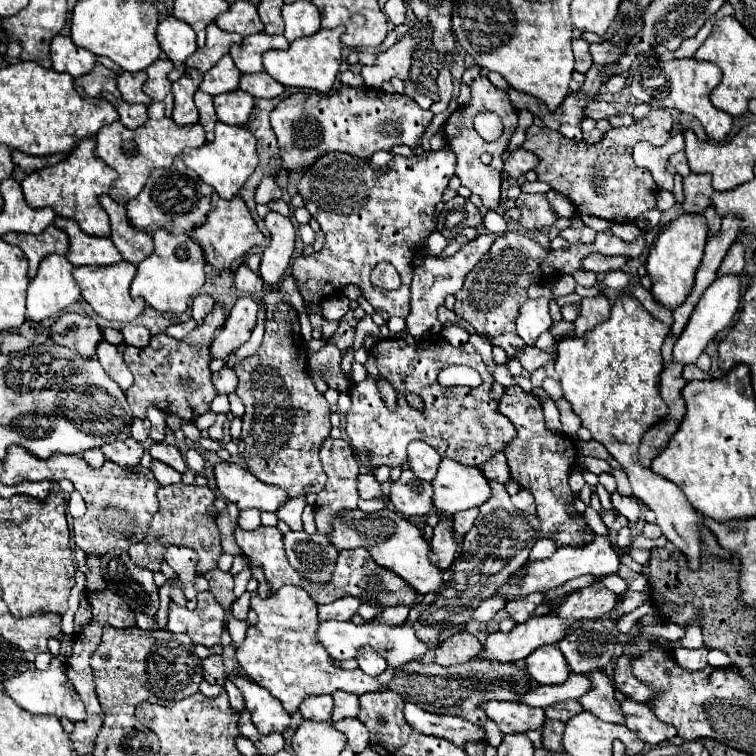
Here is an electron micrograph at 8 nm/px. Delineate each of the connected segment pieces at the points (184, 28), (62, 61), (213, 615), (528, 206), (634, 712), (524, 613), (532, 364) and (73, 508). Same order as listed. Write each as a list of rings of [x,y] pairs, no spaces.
[[[167,17],[157,27],[157,41],[167,57],[173,61],[173,71],[169,73],[171,81],[177,81],[185,73],[185,61],[197,51],[195,31],[181,19]]]
[[[57,35],[51,41],[51,61],[53,61],[55,71],[63,71],[73,77],[79,77],[79,75],[89,73],[95,67],[97,57],[95,57],[95,53],[91,53],[87,49],[79,49],[71,41],[71,37]]]
[[[211,591],[197,595],[197,607],[193,611],[171,603],[169,611],[169,631],[187,633],[193,643],[205,647],[215,647],[221,643],[221,633],[225,625],[225,609],[217,603]]]
[[[521,193],[519,199],[515,201],[515,205],[521,209],[521,225],[529,231],[539,231],[539,229],[549,229],[553,225],[553,221],[557,219],[555,211],[551,209],[551,205],[547,203],[547,199],[543,195],[529,195],[529,193]]]
[[[625,699],[621,703],[623,713],[625,713],[625,725],[645,743],[649,745],[659,745],[667,739],[673,739],[677,735],[675,727],[669,723],[663,723],[661,719],[655,719],[655,713],[647,703],[635,703],[633,699]]]
[[[535,593],[535,595],[527,595],[523,599],[511,599],[511,603],[507,603],[505,609],[517,623],[525,623],[537,605],[545,603],[545,599],[547,599],[545,593]]]
[[[523,347],[523,349],[519,349],[519,351],[515,353],[515,359],[523,365],[525,371],[533,373],[535,369],[543,367],[545,363],[549,363],[553,357],[551,357],[547,351],[541,351],[541,349],[537,349],[537,347]]]
[[[73,491],[69,495],[69,515],[73,519],[79,519],[79,517],[85,515],[85,501],[83,501],[83,497],[77,491]]]

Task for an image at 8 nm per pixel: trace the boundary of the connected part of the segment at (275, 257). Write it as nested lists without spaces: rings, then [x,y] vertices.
[[[275,211],[267,213],[265,227],[271,233],[271,243],[263,251],[259,275],[267,285],[277,285],[285,275],[295,251],[295,229],[289,217],[283,217]]]

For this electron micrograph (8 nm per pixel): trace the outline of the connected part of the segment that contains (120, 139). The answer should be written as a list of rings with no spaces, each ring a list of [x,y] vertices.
[[[151,103],[149,105],[149,119],[139,129],[127,129],[121,121],[109,123],[97,133],[97,147],[95,153],[113,167],[119,177],[111,185],[109,197],[121,205],[127,205],[129,199],[139,195],[145,181],[149,179],[153,169],[171,167],[173,159],[181,155],[189,147],[203,147],[205,145],[205,131],[199,123],[195,125],[177,125],[171,117],[165,115],[165,103]]]

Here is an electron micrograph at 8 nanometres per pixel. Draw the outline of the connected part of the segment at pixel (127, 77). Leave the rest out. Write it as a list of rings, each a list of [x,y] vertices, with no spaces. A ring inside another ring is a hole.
[[[121,71],[117,75],[117,87],[119,87],[119,91],[127,103],[145,103],[145,105],[151,103],[151,99],[141,91],[145,81],[147,81],[145,71],[139,71],[139,73]]]

